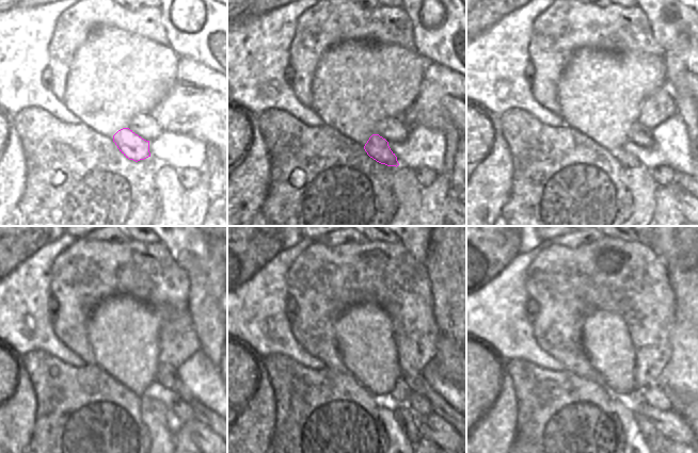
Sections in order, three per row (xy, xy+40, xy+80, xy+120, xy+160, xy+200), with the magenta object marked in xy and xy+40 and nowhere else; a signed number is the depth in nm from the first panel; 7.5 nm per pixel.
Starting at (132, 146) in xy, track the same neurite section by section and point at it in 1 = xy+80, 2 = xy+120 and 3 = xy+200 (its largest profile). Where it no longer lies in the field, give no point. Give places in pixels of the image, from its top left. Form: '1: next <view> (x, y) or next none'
1: next xy+80 (628, 161)
2: next xy+120 (149, 403)
3: next xy+200 (655, 440)

